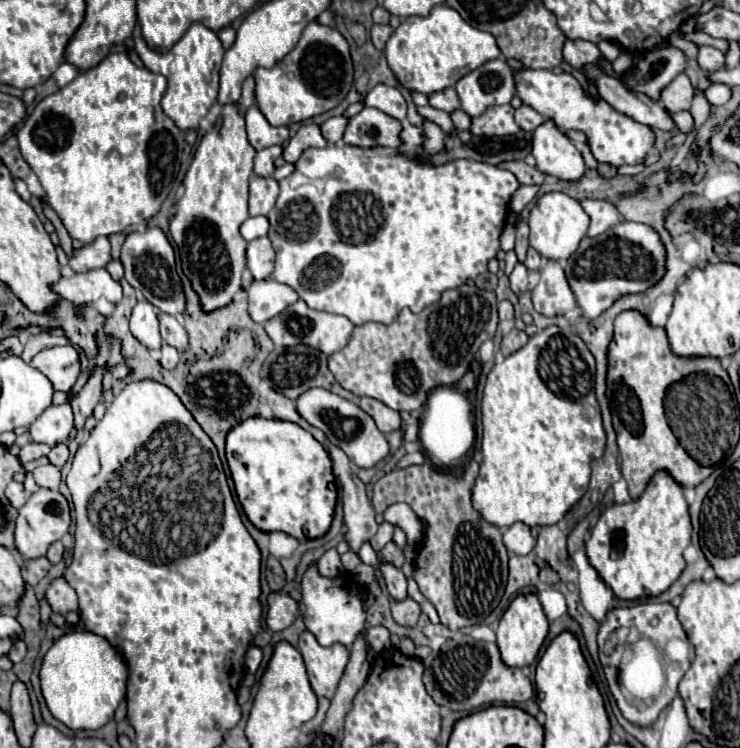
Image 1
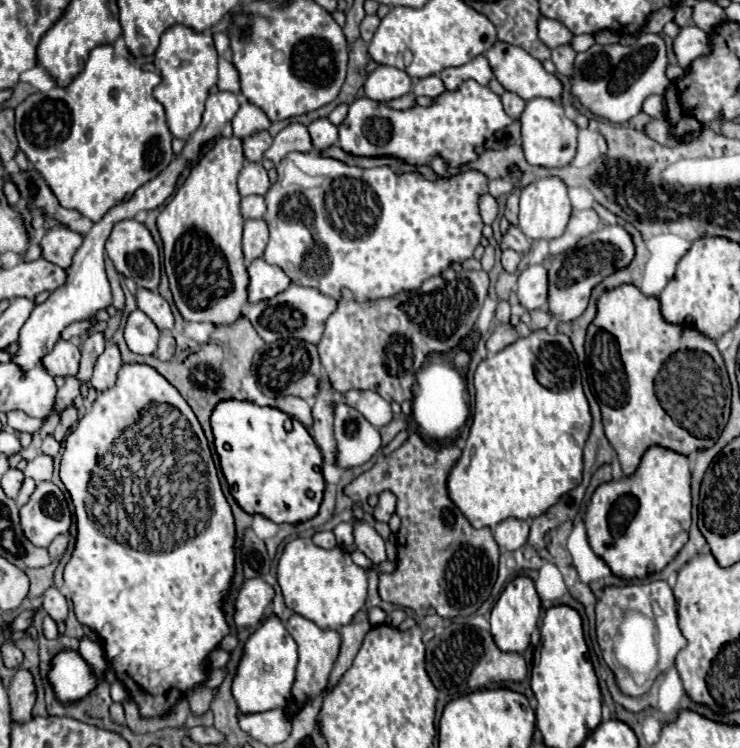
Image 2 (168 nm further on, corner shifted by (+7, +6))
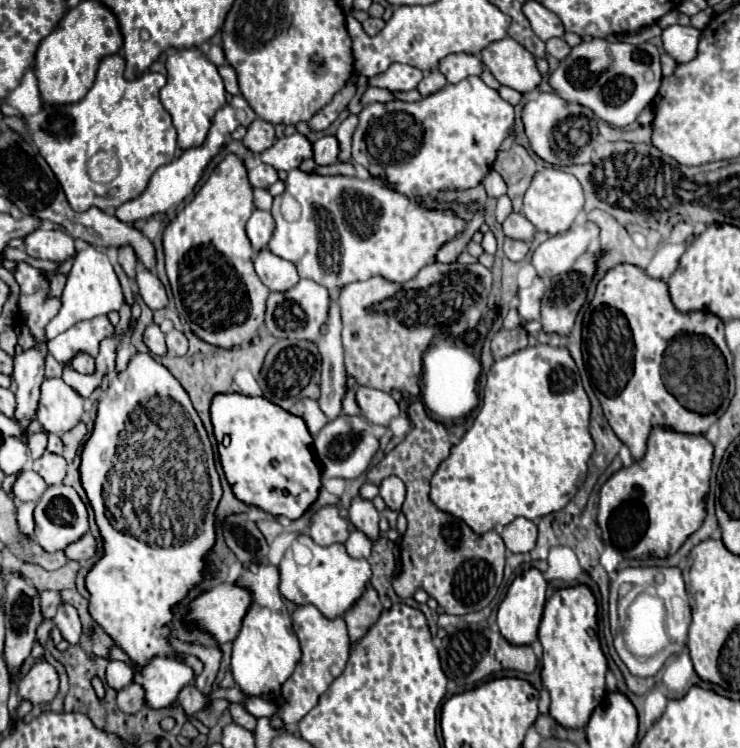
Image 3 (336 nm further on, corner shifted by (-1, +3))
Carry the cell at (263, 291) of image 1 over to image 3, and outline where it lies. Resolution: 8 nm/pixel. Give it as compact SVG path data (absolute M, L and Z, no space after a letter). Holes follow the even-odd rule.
M266 248L260 250L260 254L254 260L254 266L256 266L256 274L270 288L270 292L290 290L300 280L296 266L292 262L274 256Z

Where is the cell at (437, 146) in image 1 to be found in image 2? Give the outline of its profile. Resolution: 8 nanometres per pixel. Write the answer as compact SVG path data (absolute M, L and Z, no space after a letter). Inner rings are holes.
M464 81L456 91L444 91L432 99L432 105L414 105L404 111L396 111L384 103L368 97L356 99L350 105L348 117L338 127L340 147L358 157L394 157L408 165L430 165L438 155L448 167L460 167L478 159L476 147L484 145L496 131L508 127L512 119L506 115L500 97L486 85L476 81Z

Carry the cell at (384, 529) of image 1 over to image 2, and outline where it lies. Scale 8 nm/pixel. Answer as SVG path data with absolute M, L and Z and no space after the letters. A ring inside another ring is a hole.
M382 491L378 495L378 505L374 507L374 517L378 521L388 521L396 511L396 497L392 491Z

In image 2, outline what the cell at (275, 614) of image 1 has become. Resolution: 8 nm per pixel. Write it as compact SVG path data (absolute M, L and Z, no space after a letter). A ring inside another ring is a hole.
M244 579L242 587L238 589L236 601L234 601L234 625L238 631L246 627L256 627L266 609L270 607L274 597L274 589L264 583L262 579Z

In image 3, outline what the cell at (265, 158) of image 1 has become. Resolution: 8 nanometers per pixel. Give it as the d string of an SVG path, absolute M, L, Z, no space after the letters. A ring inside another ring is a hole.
M254 120L248 126L248 134L244 136L244 146L254 152L254 154L262 154L264 150L268 150L274 144L276 136L274 136L274 126L266 120Z

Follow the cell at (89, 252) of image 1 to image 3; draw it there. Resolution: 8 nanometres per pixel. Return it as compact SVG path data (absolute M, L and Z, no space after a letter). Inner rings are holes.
M34 230L26 236L26 252L50 262L66 262L76 256L74 240L64 230Z

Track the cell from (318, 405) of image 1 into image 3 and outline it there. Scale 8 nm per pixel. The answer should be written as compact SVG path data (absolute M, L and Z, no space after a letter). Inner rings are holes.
M342 414L336 420L328 422L328 426L324 426L324 430L320 430L320 434L314 438L314 452L322 464L322 478L358 478L368 470L370 460L378 452L378 448L380 440L374 436L370 422L362 416L344 418Z

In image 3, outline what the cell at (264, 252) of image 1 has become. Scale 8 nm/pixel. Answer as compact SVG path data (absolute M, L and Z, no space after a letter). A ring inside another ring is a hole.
M254 210L248 224L246 224L246 234L252 242L252 248L256 252L264 250L272 238L272 230L274 230L274 218L270 212L264 210Z

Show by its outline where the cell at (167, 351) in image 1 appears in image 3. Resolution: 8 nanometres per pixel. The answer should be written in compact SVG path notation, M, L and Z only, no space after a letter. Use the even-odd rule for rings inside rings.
M170 330L170 332L166 334L166 344L168 344L168 350L170 350L172 354L176 354L176 356L184 356L186 350L188 350L188 340L186 340L186 336L184 336L182 332L178 332L178 330Z

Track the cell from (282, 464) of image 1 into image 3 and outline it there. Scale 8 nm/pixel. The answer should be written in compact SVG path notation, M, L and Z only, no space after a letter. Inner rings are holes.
M218 394L210 406L214 434L218 440L220 462L238 500L248 506L262 508L272 516L286 516L288 520L300 518L318 498L322 470L312 452L312 436L300 416L294 416L266 398L252 398L244 394Z

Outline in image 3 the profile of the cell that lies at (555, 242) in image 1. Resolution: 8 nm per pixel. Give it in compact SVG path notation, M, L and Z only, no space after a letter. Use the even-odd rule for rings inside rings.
M548 166L534 176L530 188L526 190L522 214L536 226L536 230L548 232L550 236L554 236L554 234L566 232L572 226L582 206L584 206L584 194L582 194L580 182L572 174Z

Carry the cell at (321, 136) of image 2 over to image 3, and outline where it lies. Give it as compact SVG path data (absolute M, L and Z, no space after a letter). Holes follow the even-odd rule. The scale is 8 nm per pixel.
M322 136L314 142L314 160L318 166L334 164L338 160L338 152L340 152L340 144L336 136Z

